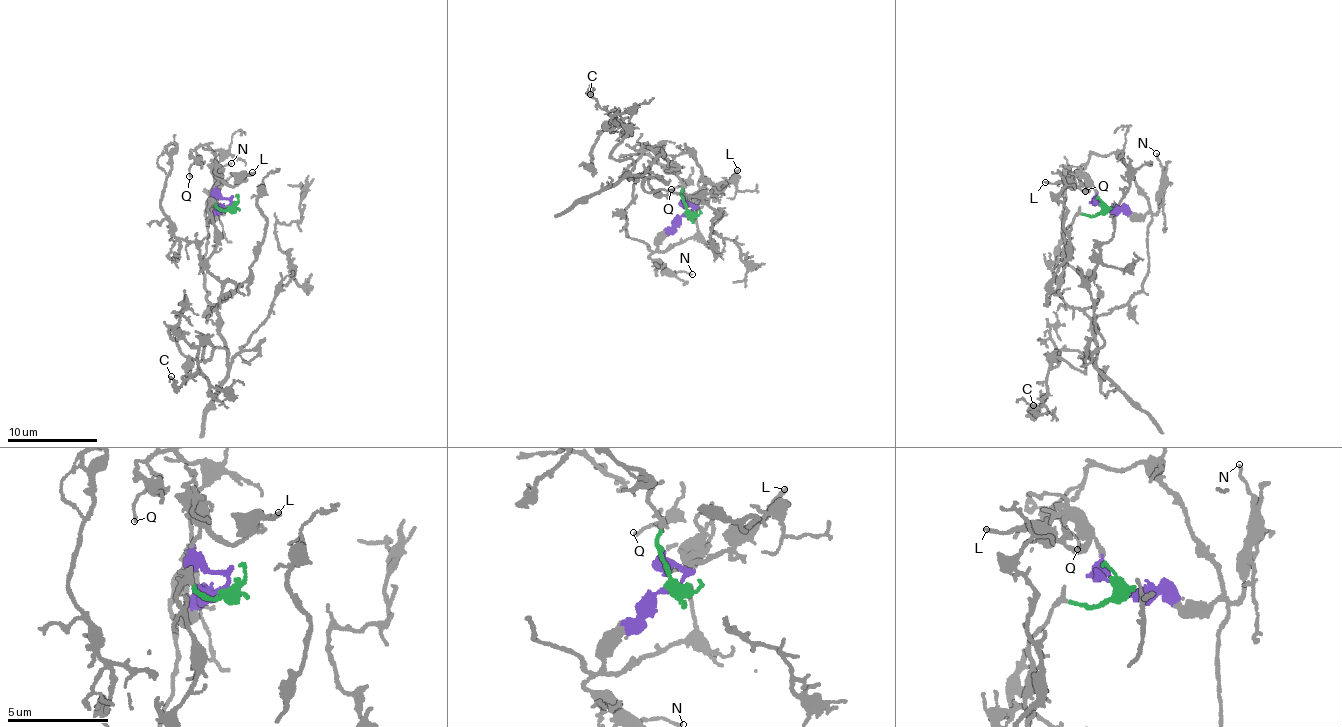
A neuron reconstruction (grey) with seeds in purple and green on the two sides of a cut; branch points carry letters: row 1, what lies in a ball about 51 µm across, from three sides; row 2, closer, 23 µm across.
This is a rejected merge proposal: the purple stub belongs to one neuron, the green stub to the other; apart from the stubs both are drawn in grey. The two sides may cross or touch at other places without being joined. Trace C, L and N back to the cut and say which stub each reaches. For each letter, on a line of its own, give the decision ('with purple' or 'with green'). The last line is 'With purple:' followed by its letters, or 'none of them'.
C: with green
L: with purple
N: with purple
With purple: L, N

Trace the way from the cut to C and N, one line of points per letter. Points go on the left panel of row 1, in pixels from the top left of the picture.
C: (229, 206), (209, 208), (208, 269), (229, 355), (203, 359), (204, 343), (197, 372), (176, 387), (170, 376)
N: (229, 206), (209, 218), (206, 215), (206, 200), (215, 174), (232, 162)

